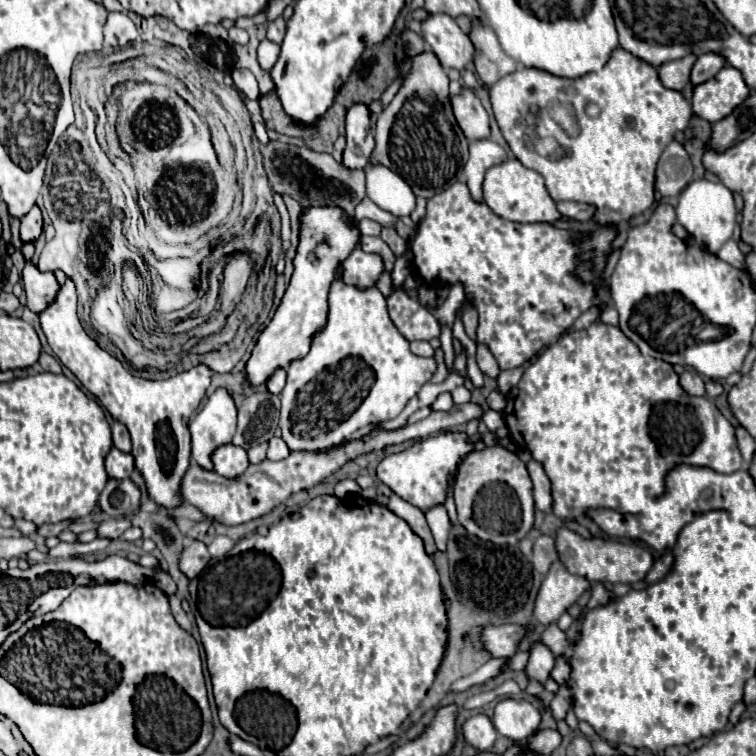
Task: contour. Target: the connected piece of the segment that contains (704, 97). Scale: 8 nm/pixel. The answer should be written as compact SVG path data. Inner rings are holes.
M724 66L712 80L694 86L690 102L696 116L714 124L728 116L732 108L748 96L748 92L750 88L746 86L742 74L732 66Z

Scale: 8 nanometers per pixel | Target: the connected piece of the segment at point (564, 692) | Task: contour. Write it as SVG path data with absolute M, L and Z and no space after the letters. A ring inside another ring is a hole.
M560 686L560 690L554 694L554 700L550 702L550 710L556 720L562 720L572 706L572 692L568 686Z

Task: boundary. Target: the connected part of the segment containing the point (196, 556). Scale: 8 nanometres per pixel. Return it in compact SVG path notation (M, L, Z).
M192 542L184 554L182 554L182 560L180 560L180 570L188 576L188 578L196 578L208 564L210 560L210 552L208 552L208 546L204 542Z

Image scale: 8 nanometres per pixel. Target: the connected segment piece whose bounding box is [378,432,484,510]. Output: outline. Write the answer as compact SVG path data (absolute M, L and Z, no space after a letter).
M442 432L430 436L426 440L418 440L414 446L406 448L404 452L390 454L378 464L378 478L400 498L418 506L420 510L428 510L436 504L442 504L446 498L446 480L450 474L456 472L460 460L472 452L484 448L482 442L470 444L466 434L460 432Z

